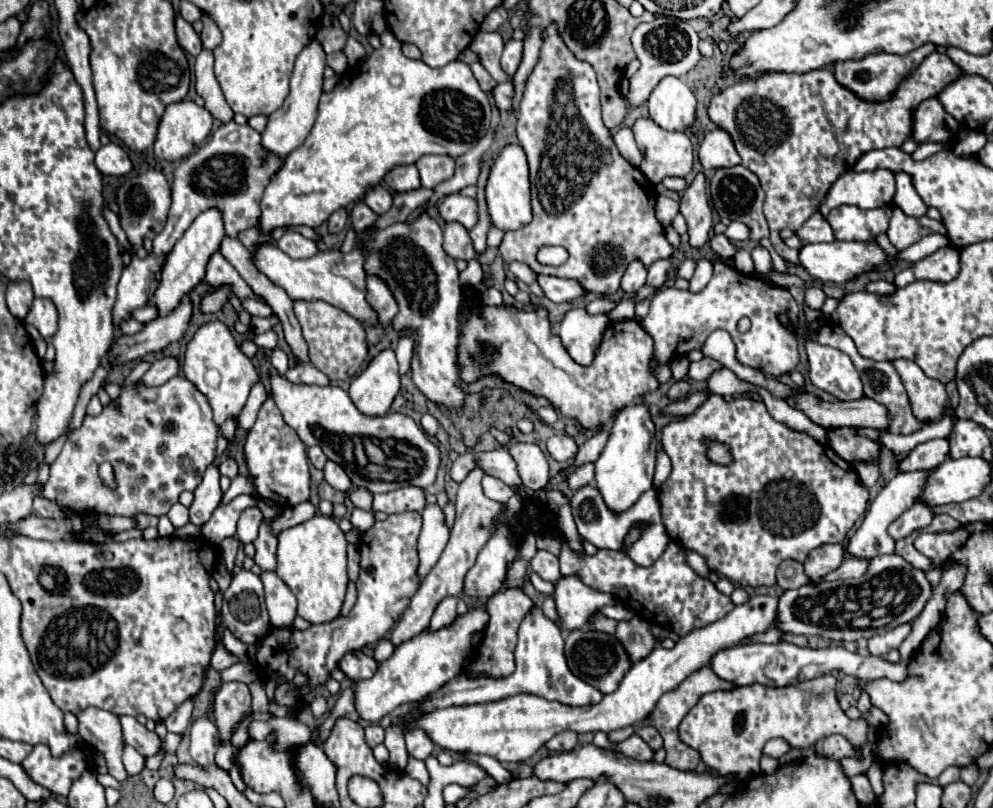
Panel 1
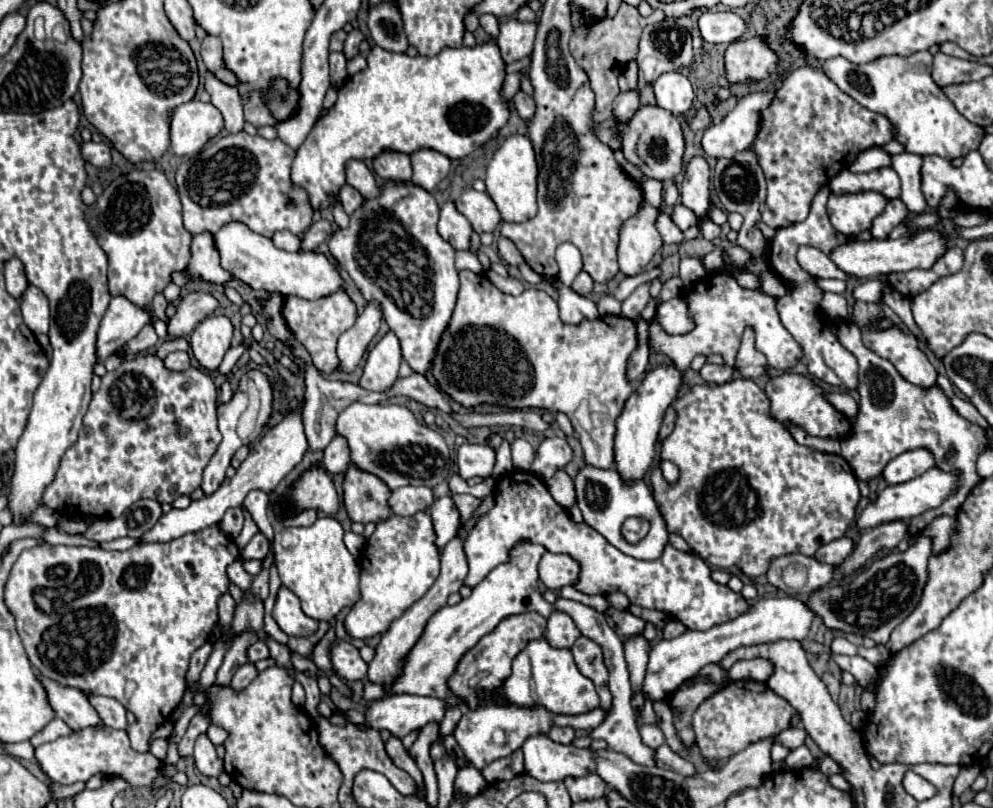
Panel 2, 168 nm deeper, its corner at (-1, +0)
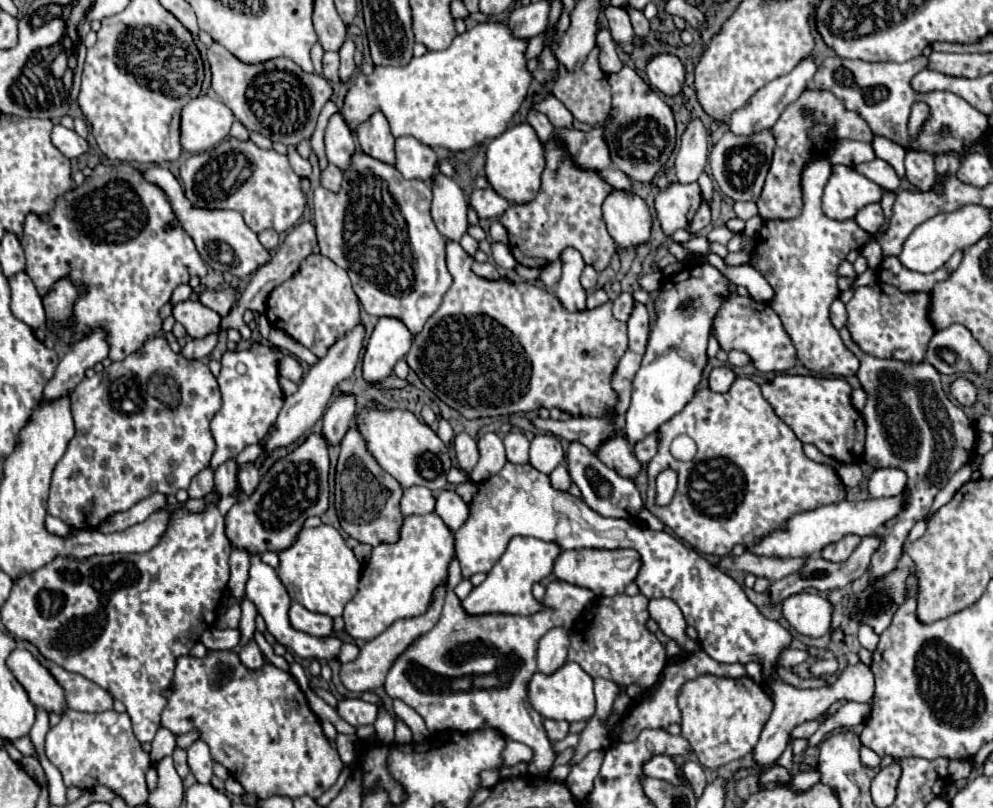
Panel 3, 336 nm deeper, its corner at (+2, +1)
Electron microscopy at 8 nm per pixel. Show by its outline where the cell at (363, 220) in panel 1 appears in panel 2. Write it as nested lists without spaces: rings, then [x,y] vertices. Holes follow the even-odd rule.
[[[344,184],[338,192],[338,198],[346,210],[346,214],[352,214],[360,204],[362,204],[362,194],[356,190],[356,188],[350,188],[350,184]]]

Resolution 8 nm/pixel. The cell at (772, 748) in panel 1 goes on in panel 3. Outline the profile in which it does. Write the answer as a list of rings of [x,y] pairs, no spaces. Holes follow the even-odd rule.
[[[807,721],[807,723],[799,725],[799,727],[795,727],[795,731],[791,733],[791,737],[793,739],[807,739],[807,737],[811,737],[815,733],[817,727],[819,727],[817,721]]]

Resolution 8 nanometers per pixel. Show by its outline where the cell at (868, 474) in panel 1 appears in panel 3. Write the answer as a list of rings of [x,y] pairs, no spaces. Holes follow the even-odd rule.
[[[845,327],[839,333],[845,347],[851,349],[861,361],[857,377],[867,393],[867,403],[861,411],[867,427],[865,451],[861,457],[867,465],[875,469],[899,467],[907,471],[907,487],[911,487],[907,511],[887,521],[879,531],[881,547],[879,551],[875,551],[871,561],[871,579],[877,579],[879,575],[891,571],[891,567],[897,567],[897,559],[901,557],[901,549],[911,527],[917,521],[925,519],[935,495],[941,487],[947,485],[951,475],[975,457],[977,429],[973,429],[963,409],[945,395],[939,371],[933,365],[909,365],[899,363],[897,359],[875,359],[859,351]]]

